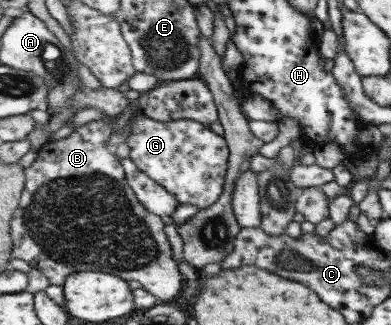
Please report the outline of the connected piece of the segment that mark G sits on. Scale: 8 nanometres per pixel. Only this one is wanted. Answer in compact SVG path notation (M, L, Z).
M138 114L125 142L139 170L172 192L181 205L195 204L200 210L208 209L221 198L230 164L230 145L224 135L215 134L202 121L158 121Z

